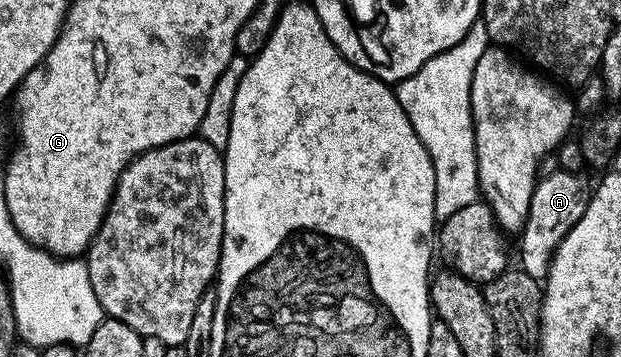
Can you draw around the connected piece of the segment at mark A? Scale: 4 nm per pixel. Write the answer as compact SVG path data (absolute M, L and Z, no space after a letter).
M559 171L549 176L540 176L536 182L536 189L530 198L530 210L524 227L518 233L520 239L520 264L519 267L530 278L543 281L548 275L548 267L552 255L558 250L562 238L582 218L588 205L590 184L583 180L579 172Z

